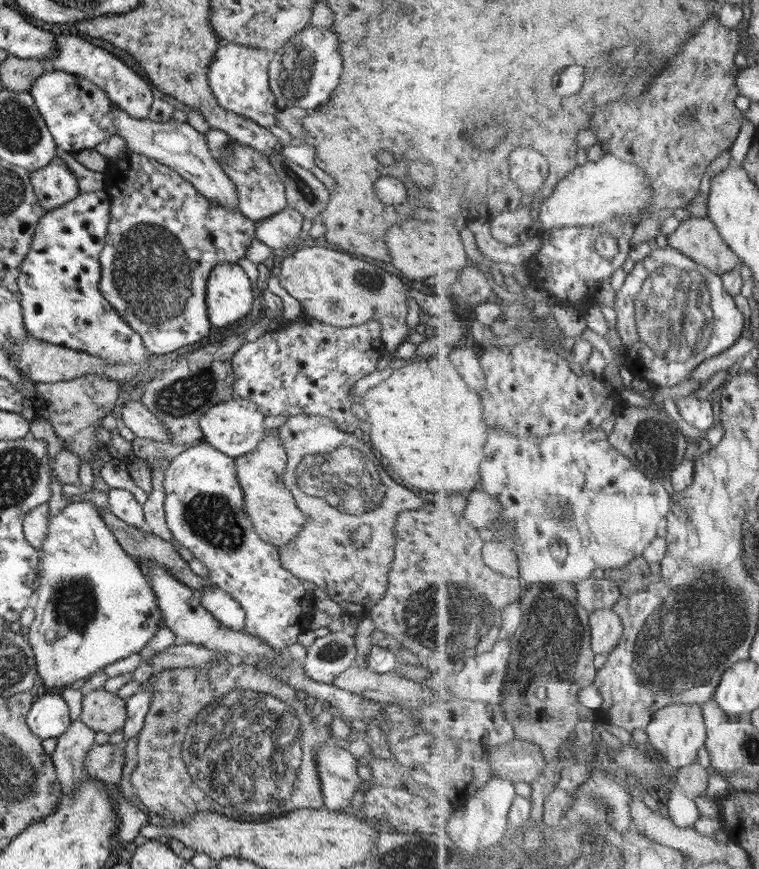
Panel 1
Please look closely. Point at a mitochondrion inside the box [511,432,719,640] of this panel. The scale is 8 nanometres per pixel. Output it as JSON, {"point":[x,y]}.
{"point":[554,510]}

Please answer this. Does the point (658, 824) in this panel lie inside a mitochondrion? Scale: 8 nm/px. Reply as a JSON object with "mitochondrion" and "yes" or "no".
{"mitochondrion":"no"}

